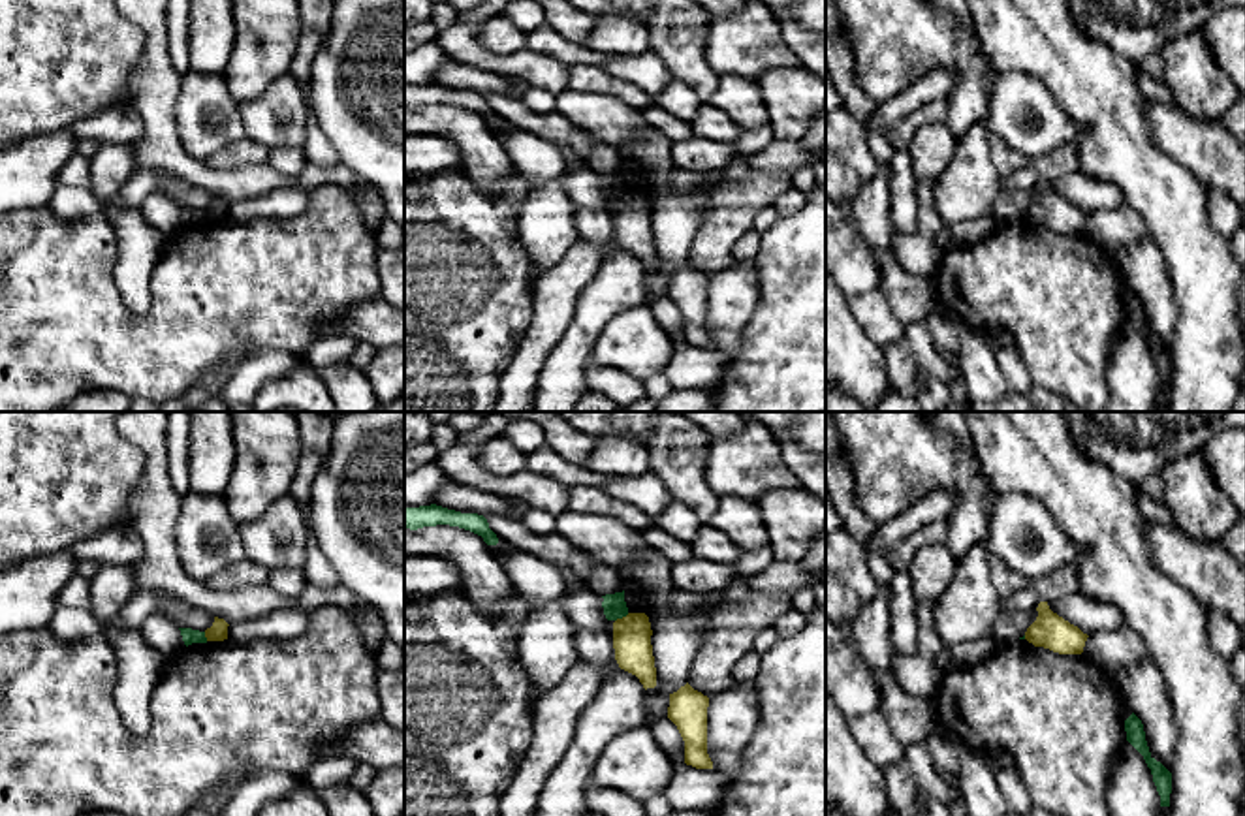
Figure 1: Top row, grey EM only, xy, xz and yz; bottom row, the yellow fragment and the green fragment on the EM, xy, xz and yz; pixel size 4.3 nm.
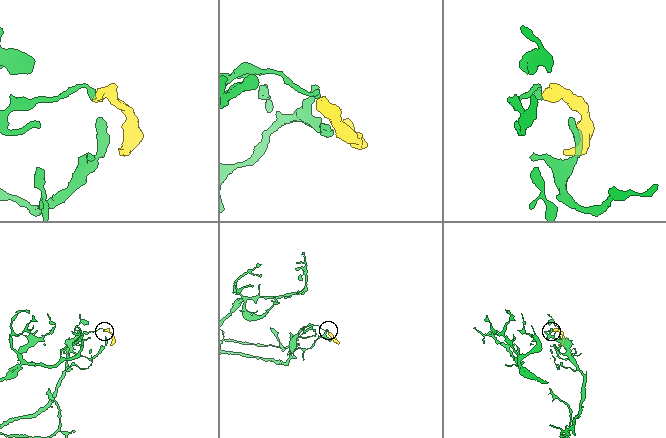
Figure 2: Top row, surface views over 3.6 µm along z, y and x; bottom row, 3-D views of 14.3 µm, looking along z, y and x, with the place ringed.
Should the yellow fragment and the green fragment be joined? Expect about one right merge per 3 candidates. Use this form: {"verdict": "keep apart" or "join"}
{"verdict": "keep apart"}

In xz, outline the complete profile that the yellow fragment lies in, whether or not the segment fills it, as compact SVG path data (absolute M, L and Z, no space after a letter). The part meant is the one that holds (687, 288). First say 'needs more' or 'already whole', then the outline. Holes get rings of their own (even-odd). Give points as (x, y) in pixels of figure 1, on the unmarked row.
already whole; M688 261L670 273L668 297L685 320L685 342L696 348L713 348L707 333L707 286L709 276Z

